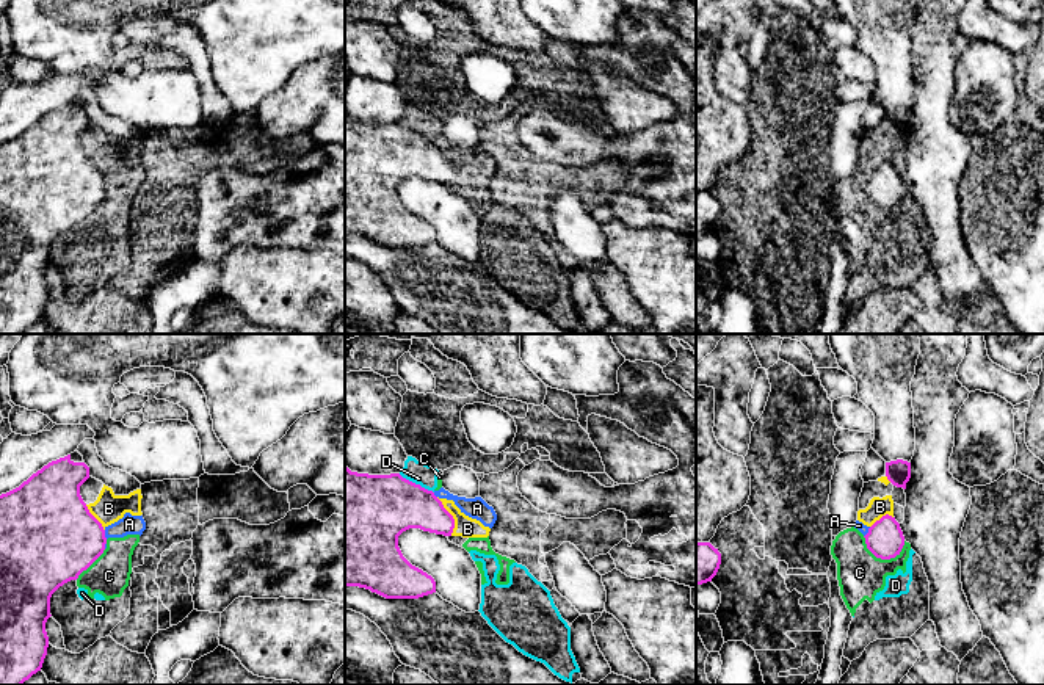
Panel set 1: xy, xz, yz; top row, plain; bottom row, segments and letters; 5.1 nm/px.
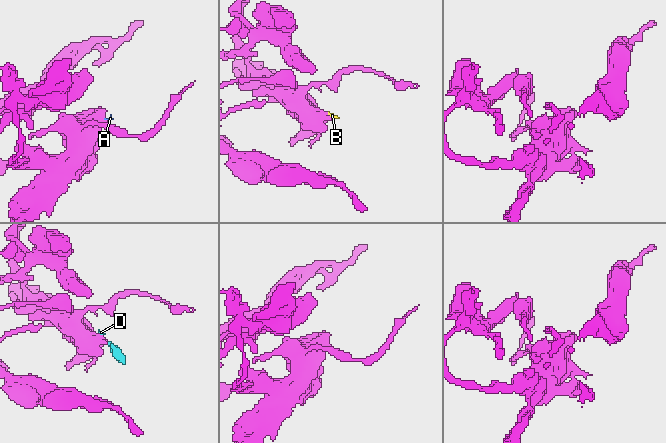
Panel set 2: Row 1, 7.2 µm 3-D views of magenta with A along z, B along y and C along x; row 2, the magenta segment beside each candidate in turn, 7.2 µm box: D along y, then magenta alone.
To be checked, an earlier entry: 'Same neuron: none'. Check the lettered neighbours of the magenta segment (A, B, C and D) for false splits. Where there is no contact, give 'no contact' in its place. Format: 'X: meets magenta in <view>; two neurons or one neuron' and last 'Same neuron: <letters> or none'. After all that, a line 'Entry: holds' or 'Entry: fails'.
A: meets magenta in xy; two neurons
B: meets magenta in xz; two neurons
C: meets magenta in yz; two neurons
D: meets magenta in xz; two neurons
Same neuron: none
Entry: holds

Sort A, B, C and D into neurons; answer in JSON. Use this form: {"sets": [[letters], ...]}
{"sets": [["A", "B", "C", "D"]]}

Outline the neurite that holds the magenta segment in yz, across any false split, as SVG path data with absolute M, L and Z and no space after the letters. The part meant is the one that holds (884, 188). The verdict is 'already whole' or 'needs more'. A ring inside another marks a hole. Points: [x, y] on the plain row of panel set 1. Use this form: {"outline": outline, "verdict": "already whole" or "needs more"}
{"outline": "M889 163L876 169L864 187L867 198L881 208L895 207L904 194L900 172Z", "verdict": "already whole"}

